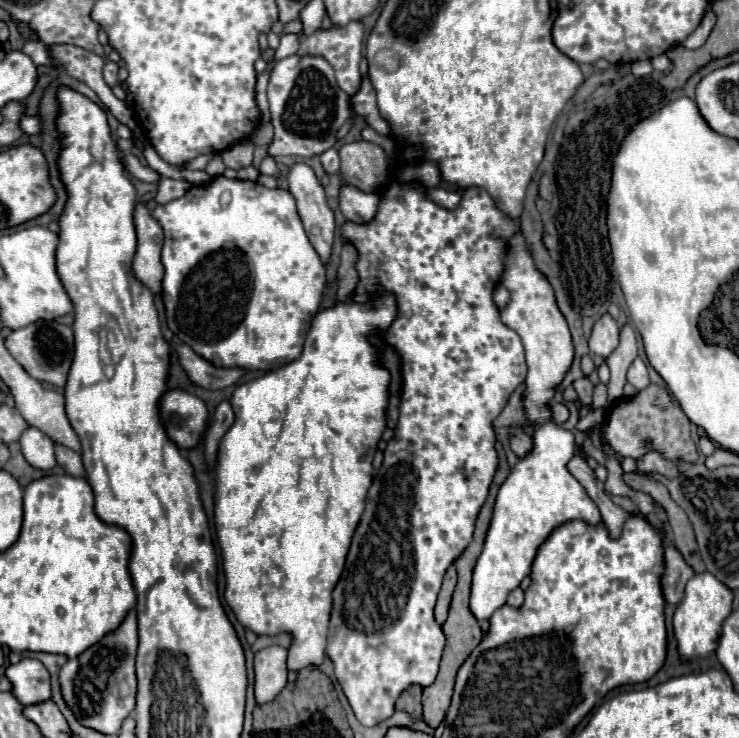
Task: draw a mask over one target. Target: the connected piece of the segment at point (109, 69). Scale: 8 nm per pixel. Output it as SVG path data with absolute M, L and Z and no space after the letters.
M108 61L104 65L104 81L106 81L108 87L118 85L118 65L114 61Z

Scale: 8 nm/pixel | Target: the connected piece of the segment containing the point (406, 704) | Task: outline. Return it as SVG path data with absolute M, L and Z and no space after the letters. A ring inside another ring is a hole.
M420 685L408 687L408 689L398 697L398 709L410 711L414 717L420 717L420 715L422 715L420 695L422 695L422 687L420 687Z

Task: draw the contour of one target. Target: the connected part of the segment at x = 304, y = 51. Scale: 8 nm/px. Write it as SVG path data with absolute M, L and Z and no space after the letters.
M352 21L346 27L332 27L328 31L318 29L312 35L302 35L300 37L300 49L298 55L322 55L324 59L328 59L328 63L334 67L336 71L336 81L340 85L342 91L346 91L348 95L354 95L360 87L360 57L362 57L362 35L364 35L364 27L360 21Z

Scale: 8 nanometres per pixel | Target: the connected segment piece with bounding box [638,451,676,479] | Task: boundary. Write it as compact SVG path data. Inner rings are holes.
M650 451L648 455L644 455L640 461L638 461L638 467L642 471L658 471L658 473L664 473L668 479L676 477L676 463L672 461L666 461L660 453L656 451Z

